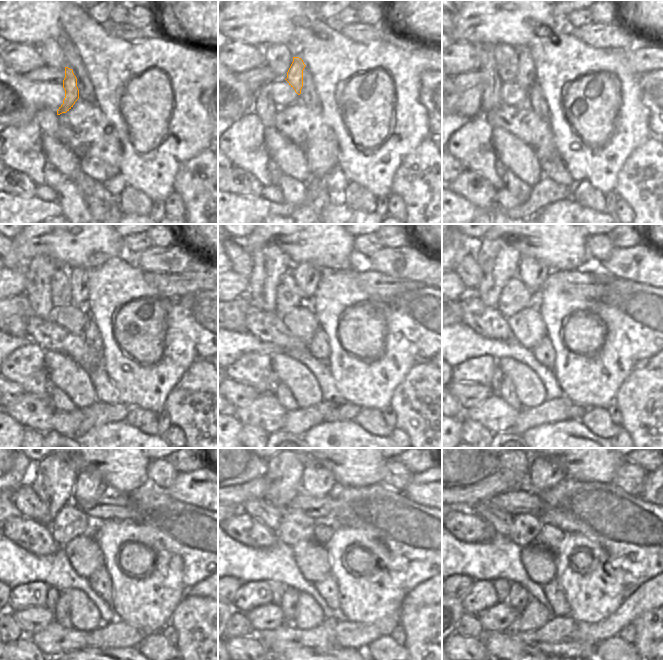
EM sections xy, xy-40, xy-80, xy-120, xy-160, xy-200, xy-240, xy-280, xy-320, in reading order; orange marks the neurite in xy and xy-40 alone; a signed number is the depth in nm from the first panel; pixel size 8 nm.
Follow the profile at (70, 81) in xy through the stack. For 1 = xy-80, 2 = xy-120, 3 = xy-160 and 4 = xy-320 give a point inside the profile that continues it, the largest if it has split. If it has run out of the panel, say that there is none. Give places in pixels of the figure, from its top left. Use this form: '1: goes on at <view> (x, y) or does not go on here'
1: goes on at xy-80 (525, 77)
2: goes on at xy-120 (78, 277)
3: goes on at xy-160 (307, 276)
4: goes on at xy-320 (543, 474)

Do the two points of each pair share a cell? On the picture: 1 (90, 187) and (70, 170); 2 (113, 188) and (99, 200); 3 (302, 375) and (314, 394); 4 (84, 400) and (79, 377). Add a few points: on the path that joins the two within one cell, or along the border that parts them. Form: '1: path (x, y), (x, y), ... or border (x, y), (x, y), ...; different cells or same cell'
1: border (82, 172), (72, 180); different cells
2: border (102, 183), (116, 197); different cells
3: path (302, 380), (309, 389); same cell
4: path (83, 394), (79, 388), (79, 383); same cell

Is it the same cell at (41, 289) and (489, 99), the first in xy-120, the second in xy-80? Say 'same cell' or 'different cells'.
same cell

